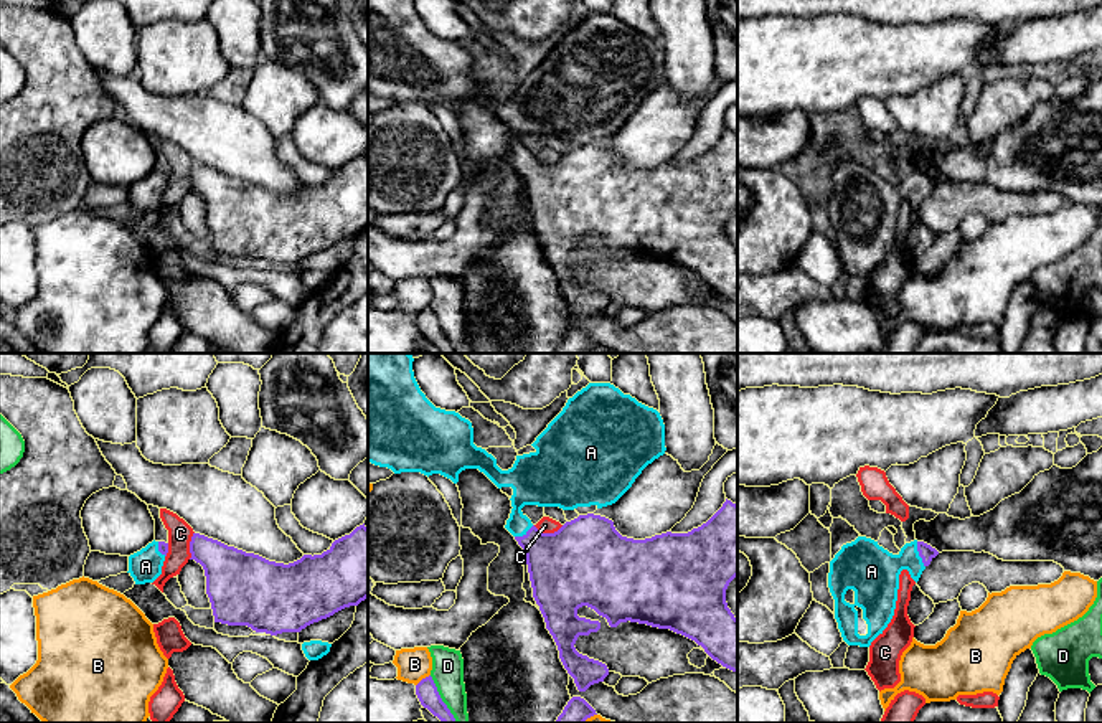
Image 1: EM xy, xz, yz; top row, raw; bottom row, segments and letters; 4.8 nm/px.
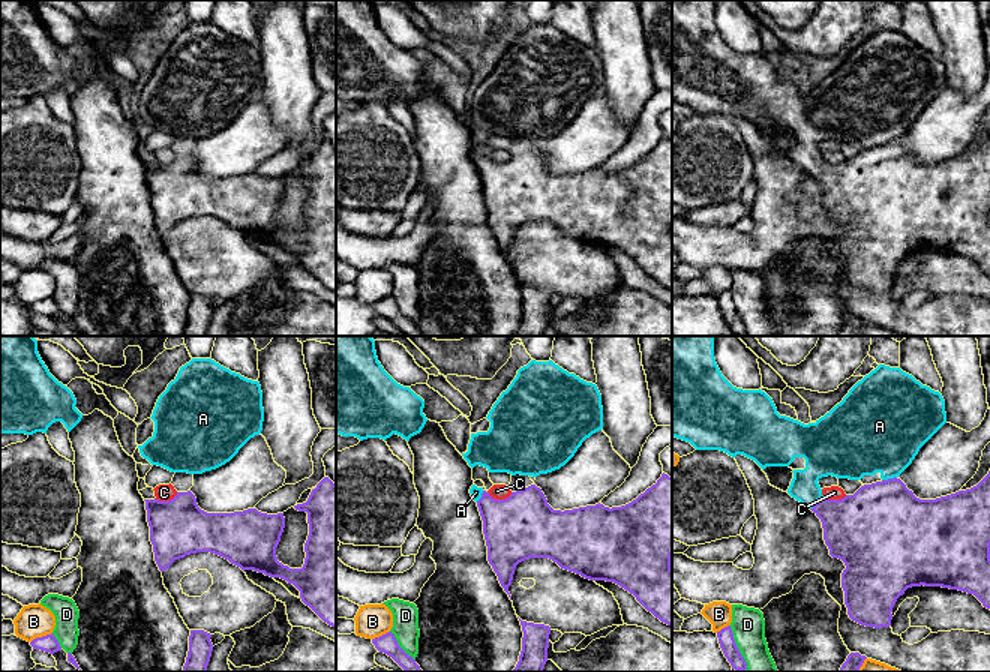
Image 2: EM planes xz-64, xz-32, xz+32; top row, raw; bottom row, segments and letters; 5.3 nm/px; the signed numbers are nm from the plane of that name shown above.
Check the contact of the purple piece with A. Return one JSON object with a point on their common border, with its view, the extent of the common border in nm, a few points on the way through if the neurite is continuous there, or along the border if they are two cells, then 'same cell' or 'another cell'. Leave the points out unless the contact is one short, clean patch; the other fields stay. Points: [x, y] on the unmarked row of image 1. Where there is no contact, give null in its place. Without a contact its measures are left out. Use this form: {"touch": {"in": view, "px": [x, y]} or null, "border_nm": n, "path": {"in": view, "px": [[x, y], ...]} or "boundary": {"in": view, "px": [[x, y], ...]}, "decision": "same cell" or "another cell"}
{"touch": {"in": "yz", "px": [919, 185]}, "border_nm": 130, "decision": "same cell"}

